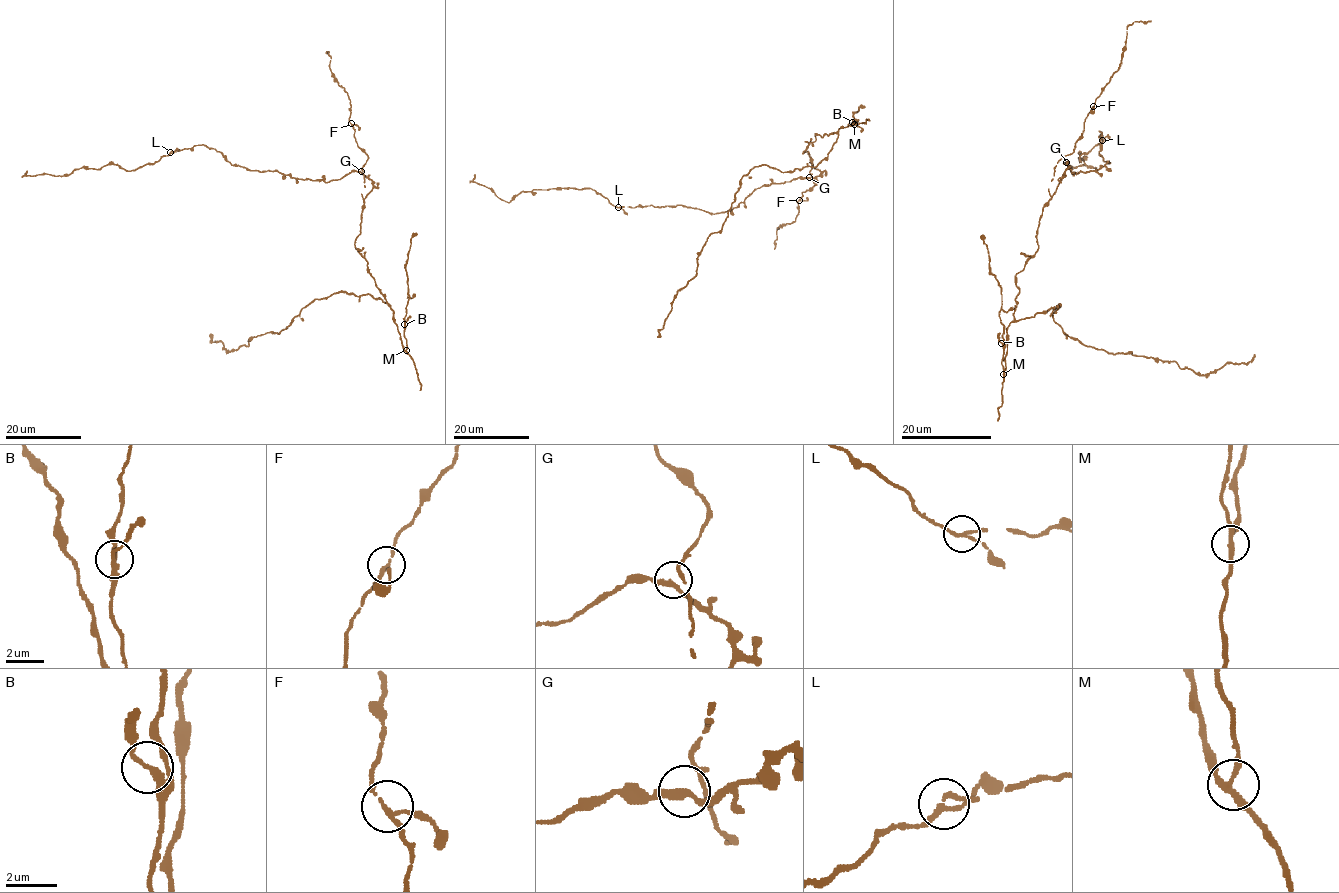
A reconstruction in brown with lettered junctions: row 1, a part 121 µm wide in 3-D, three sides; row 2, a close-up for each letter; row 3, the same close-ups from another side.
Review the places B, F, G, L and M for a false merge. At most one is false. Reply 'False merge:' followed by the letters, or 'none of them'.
False merge: none of them

